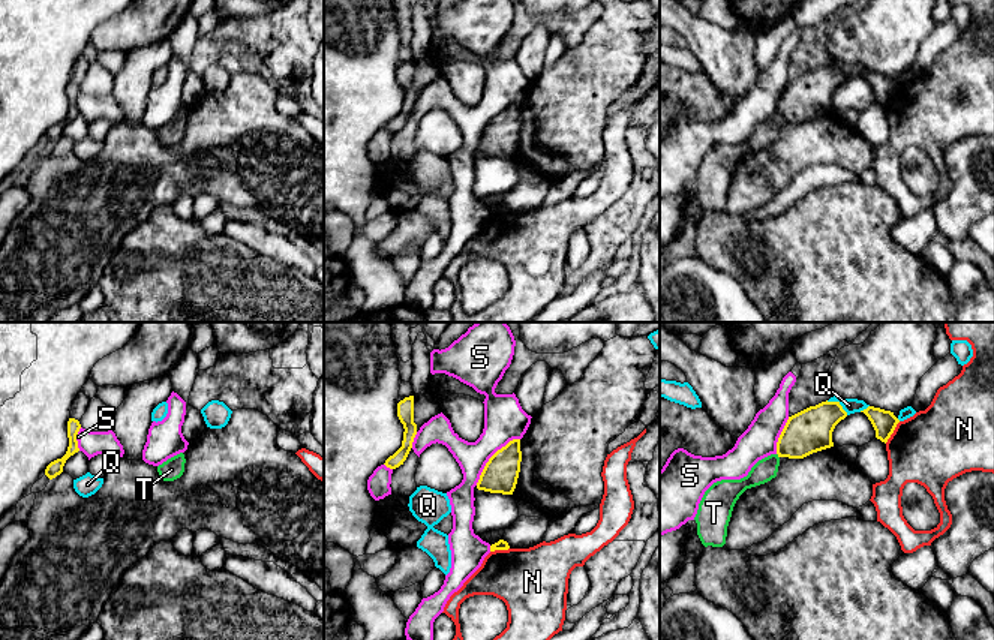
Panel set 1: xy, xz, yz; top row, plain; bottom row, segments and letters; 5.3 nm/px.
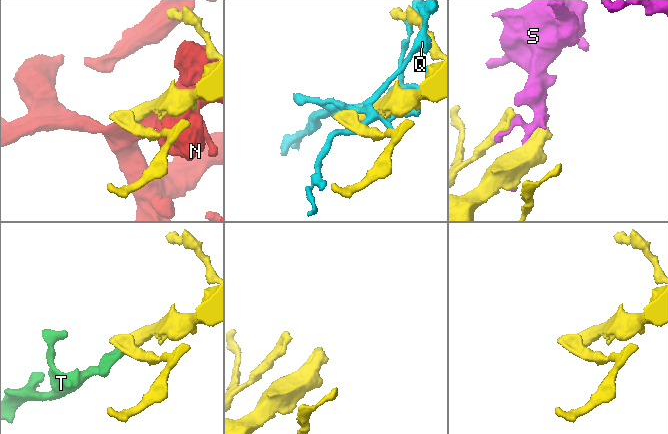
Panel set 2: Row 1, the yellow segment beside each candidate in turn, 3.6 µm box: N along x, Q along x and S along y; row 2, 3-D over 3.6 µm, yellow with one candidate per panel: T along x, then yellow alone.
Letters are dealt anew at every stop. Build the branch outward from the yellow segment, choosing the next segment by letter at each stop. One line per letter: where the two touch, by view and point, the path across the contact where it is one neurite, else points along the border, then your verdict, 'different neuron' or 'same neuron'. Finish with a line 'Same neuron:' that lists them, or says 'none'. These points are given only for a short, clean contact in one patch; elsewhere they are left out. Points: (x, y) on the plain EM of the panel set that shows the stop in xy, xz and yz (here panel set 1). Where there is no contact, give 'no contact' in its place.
N: meets yellow in yz at (892, 96); different neuron
Q: meets yellow in yz at (838, 68); different neuron
S: meets yellow in xz at (491, 122); different neuron
T: meets yellow in yz at (778, 120); runs through yz (810, 95), (778, 120), (765, 134); same neuron
Same neuron: T

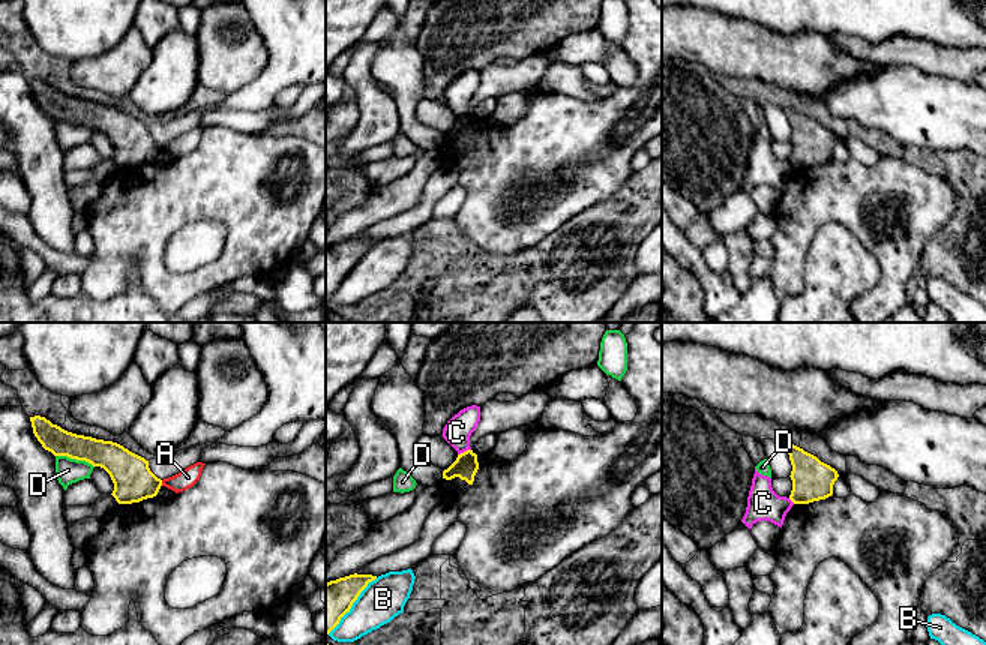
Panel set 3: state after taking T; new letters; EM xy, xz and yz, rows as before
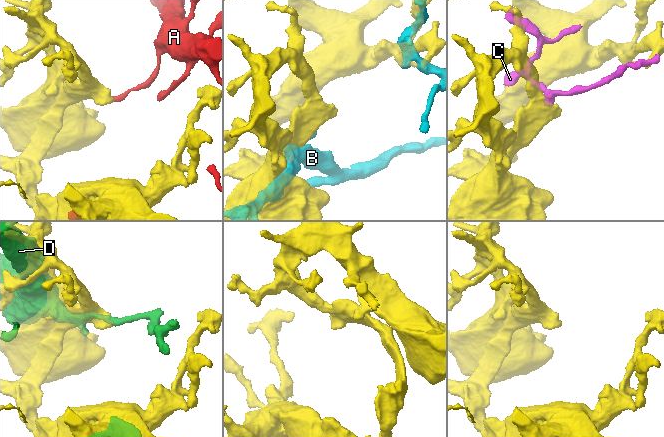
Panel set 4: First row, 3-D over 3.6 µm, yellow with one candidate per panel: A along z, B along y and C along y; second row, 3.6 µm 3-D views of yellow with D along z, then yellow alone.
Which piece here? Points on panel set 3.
A: meets yellow in xy at (161, 147); different neuron
B: meets yellow in xz at (351, 269); different neuron
C: meets yellow in xz at (464, 116); different neuron
D: meets yellow in xy at (75, 122); different neuron
Same neuron: none

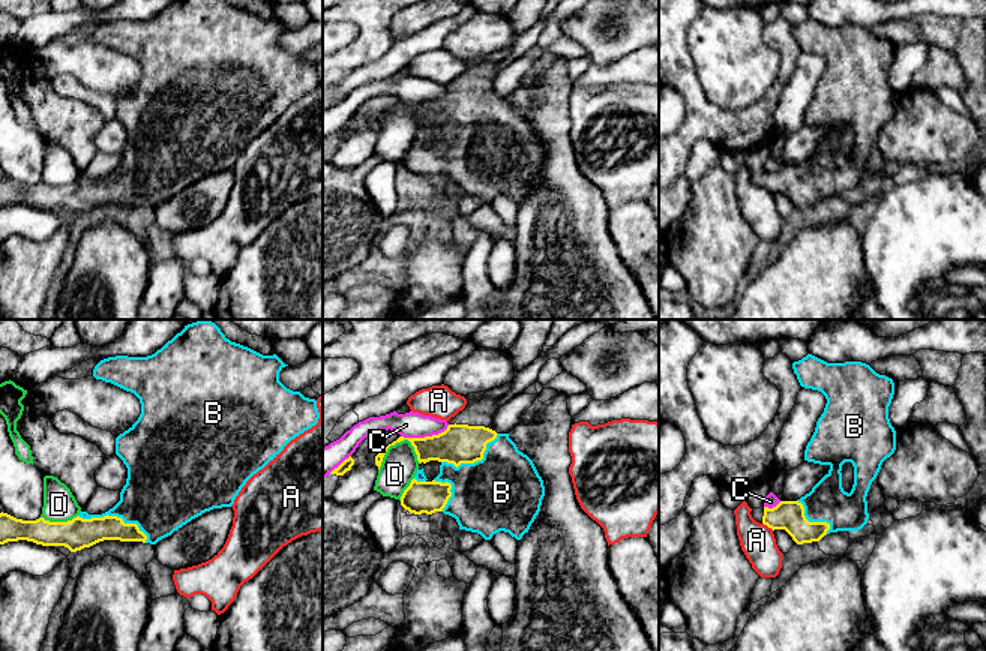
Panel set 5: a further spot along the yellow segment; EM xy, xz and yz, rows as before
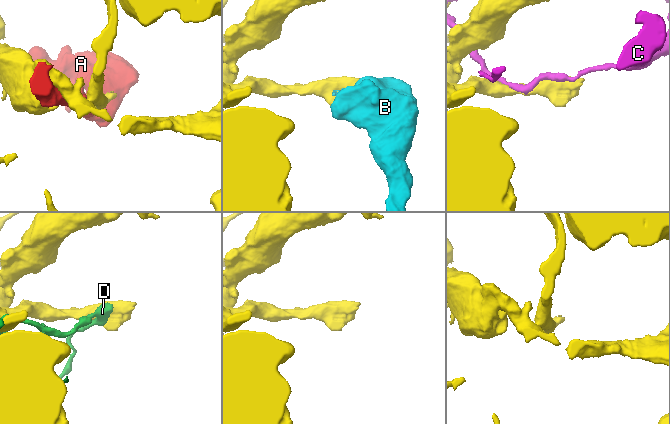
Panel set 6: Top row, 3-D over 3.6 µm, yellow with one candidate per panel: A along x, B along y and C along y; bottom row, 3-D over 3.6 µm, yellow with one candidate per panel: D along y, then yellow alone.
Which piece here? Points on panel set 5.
A: meets yellow in yz at (769, 191); different neuron
B: meets yellow in xy at (114, 180); same neuron
C: meets yellow in xz at (425, 101); different neuron
D: meets yellow in xz at (389, 110); different neuron
Same neuron: B

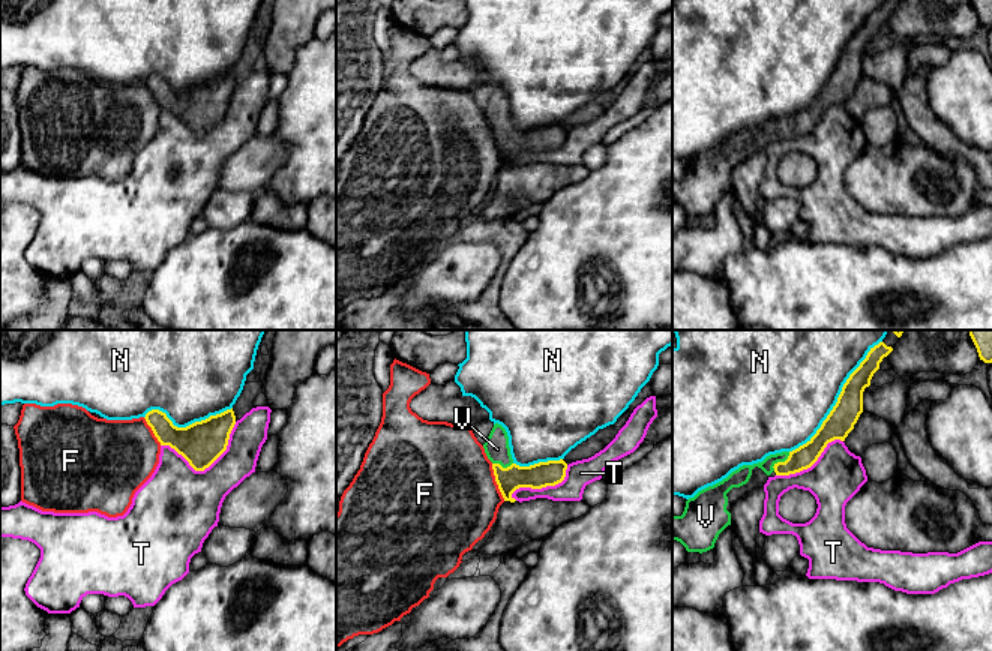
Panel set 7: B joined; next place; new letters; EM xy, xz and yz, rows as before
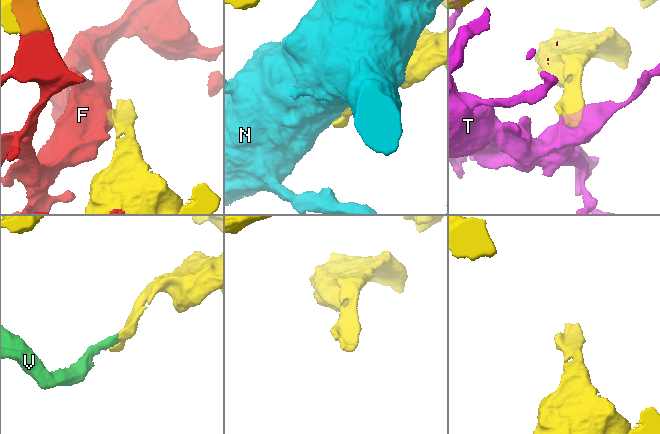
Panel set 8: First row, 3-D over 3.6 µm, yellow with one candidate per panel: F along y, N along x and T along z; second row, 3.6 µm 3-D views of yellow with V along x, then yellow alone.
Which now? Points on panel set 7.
F: meets yellow in xz at (496, 144); different neuron
N: meets yellow in yz at (838, 63); different neuron
T: meets yellow in xy at (206, 131); different neuron
V: meets yellow in yz at (781, 126); runs through yz (805, 120), (793, 126), (781, 126), (749, 131), (739, 141); same neuron
Same neuron: V

